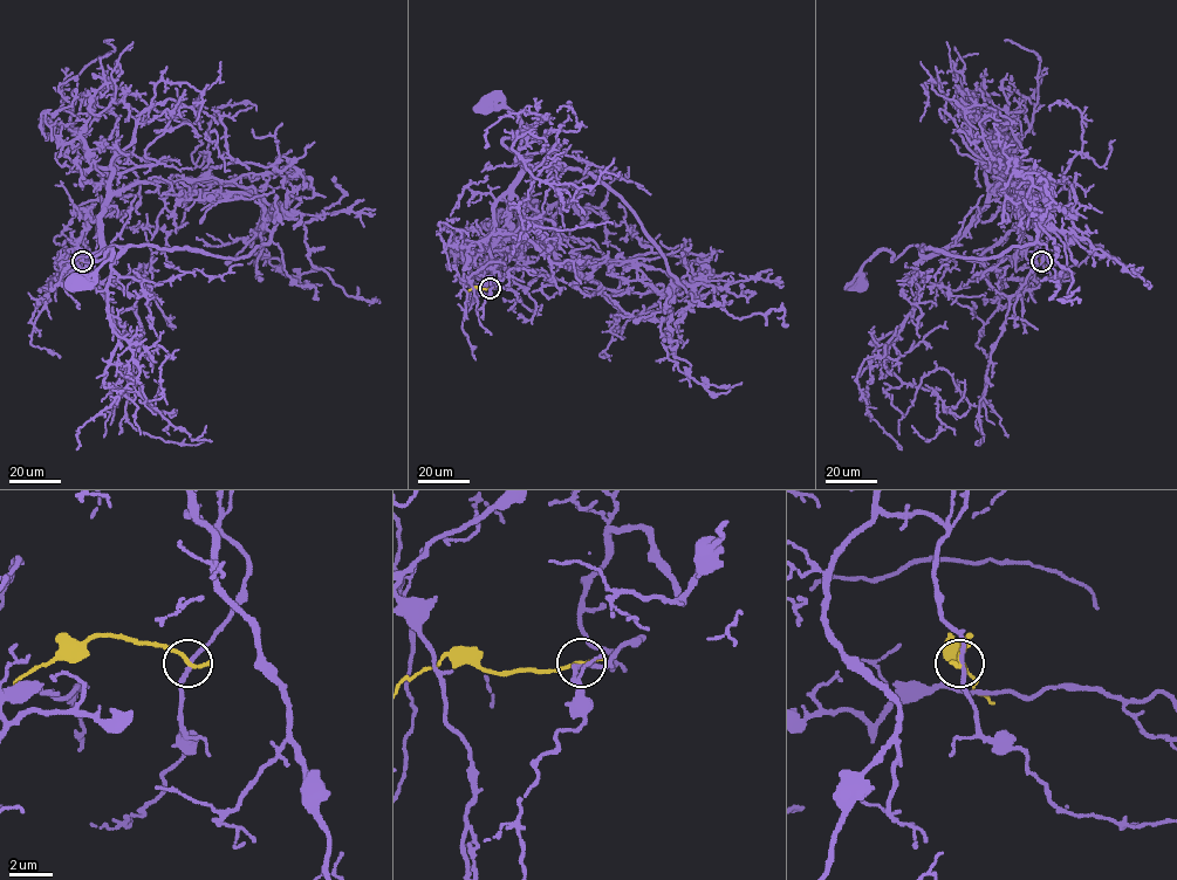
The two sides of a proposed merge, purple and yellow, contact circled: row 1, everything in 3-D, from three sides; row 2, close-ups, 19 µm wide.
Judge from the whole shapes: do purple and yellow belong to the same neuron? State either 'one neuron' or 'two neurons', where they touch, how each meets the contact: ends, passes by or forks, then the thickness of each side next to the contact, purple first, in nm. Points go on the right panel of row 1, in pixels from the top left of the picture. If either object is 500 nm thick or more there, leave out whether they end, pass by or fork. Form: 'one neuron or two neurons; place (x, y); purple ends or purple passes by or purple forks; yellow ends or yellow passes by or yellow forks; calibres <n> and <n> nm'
two neurons; place (1041, 261); purple passes by; yellow ends; calibres 190 and 200 nm

